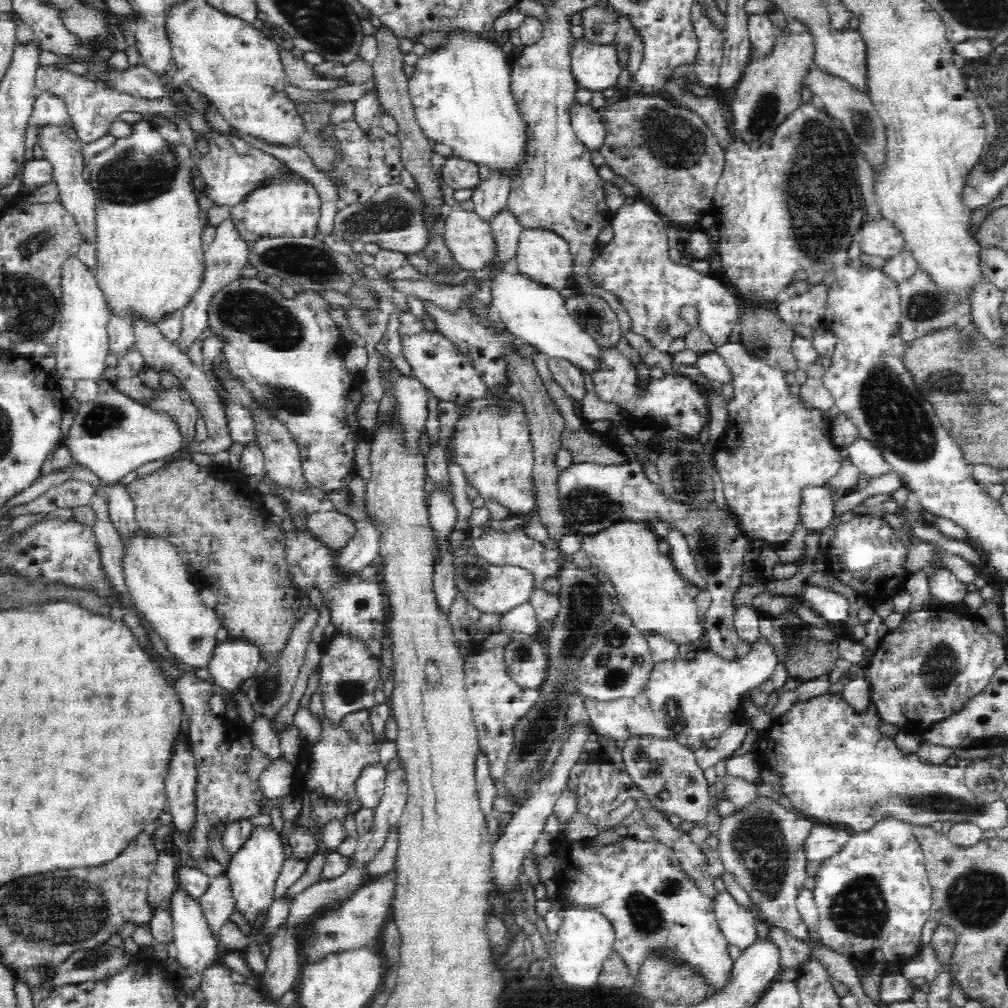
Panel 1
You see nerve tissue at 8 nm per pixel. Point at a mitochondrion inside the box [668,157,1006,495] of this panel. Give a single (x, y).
(905, 429)

